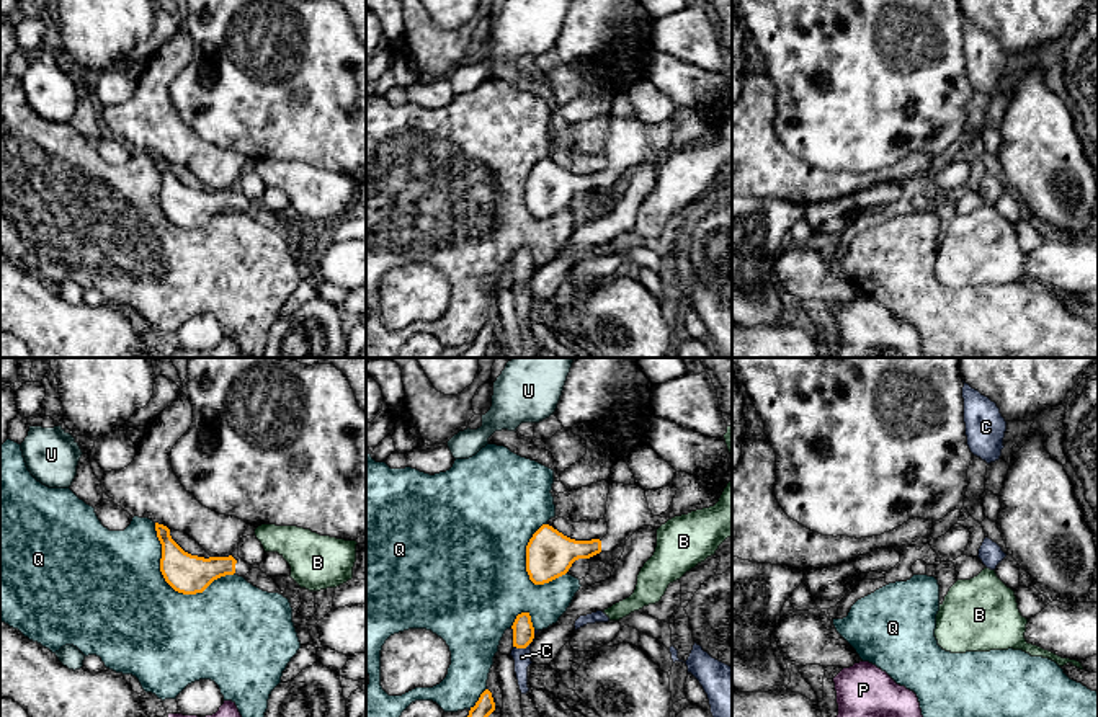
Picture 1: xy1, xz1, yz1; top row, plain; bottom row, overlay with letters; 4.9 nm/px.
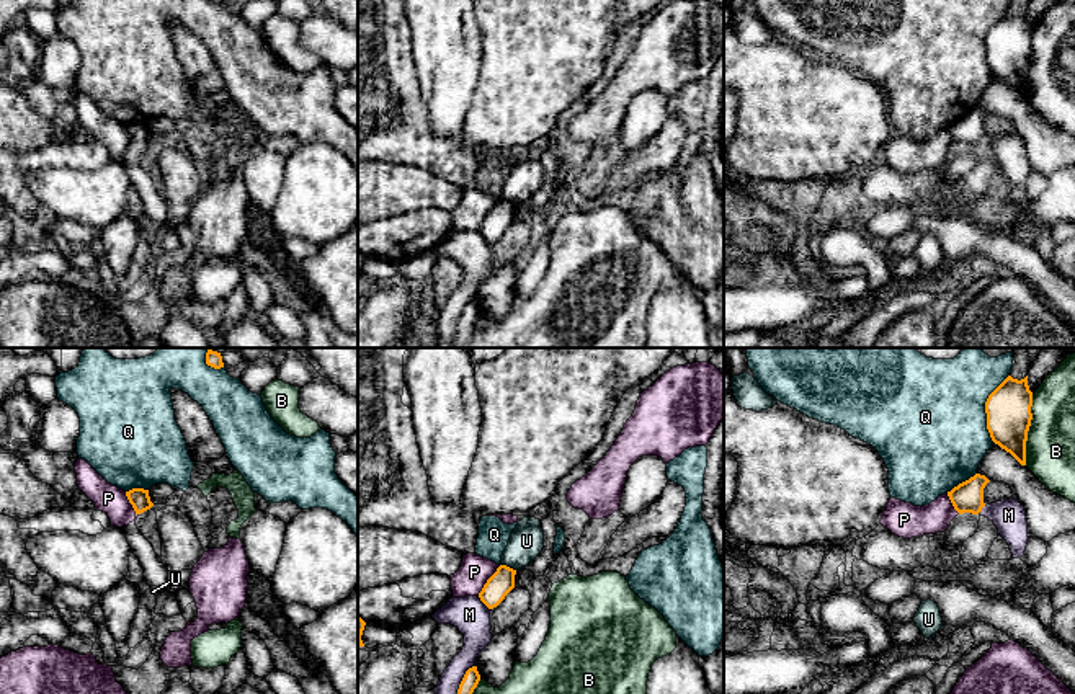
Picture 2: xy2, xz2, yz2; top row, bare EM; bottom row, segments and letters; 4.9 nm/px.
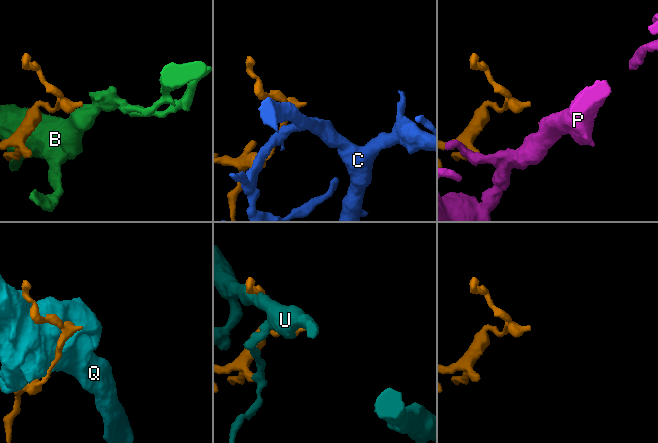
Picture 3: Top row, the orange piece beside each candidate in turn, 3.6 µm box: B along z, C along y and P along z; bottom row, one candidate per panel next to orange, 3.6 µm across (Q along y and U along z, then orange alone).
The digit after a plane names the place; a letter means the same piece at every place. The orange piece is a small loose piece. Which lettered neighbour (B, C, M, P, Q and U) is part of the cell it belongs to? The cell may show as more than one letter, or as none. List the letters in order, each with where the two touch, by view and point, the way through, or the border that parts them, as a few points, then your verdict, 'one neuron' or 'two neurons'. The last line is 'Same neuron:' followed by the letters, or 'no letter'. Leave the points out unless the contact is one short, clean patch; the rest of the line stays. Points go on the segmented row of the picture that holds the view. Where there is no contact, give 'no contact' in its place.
B: yz2 (1028, 430) | two neurons
C: xz1 (522, 647) | along xz1 (530, 642), (525, 647), (513, 647) | two neurons
M: xz2 (463, 678) | two neurons
P: xz2 (487, 580) | along xz2 (500, 565), (477, 595) | two neurons
Q: xy1 (172, 587) | two neurons
U: xz2 (508, 567) | two neurons
Same neuron: no letter

